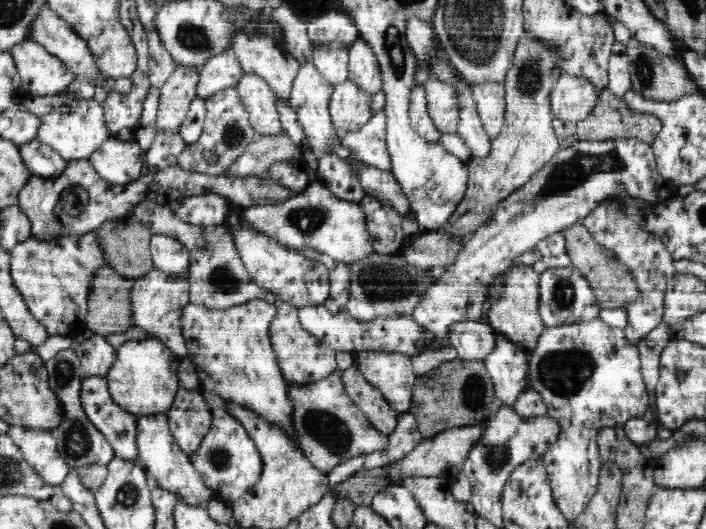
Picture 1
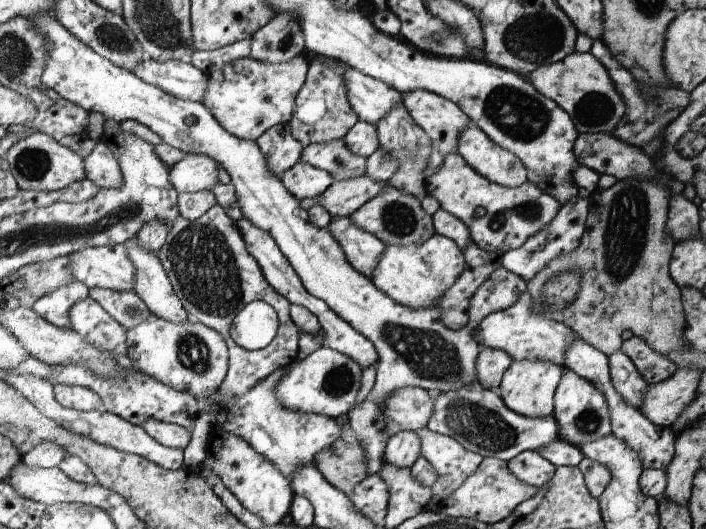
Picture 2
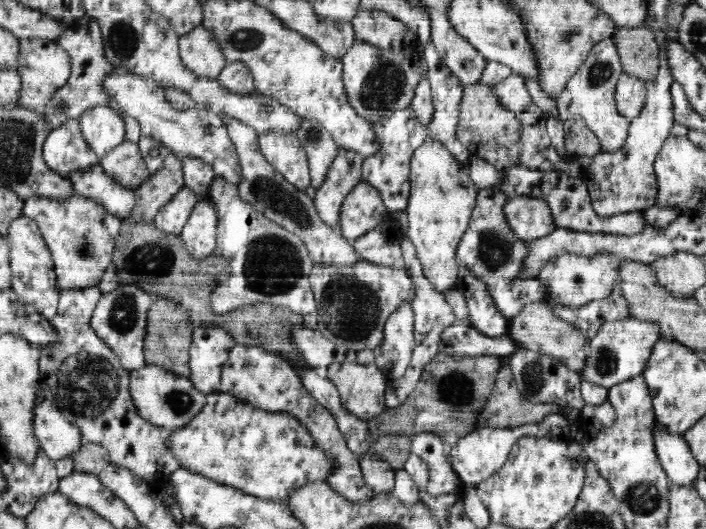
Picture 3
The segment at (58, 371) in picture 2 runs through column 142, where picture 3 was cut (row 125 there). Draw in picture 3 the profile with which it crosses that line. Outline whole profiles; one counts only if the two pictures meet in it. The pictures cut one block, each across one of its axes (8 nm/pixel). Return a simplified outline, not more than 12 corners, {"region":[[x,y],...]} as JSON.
{"region":[[411,106],[373,124],[362,178],[406,210],[412,155],[429,133]]}

